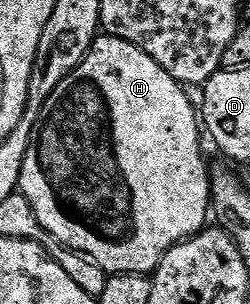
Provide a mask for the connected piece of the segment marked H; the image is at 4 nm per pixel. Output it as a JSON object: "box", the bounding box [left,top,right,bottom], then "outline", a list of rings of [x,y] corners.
{"box":[18,33,211,276],"outline":[[[106,33],[100,34],[93,41],[91,52],[81,61],[81,65],[45,101],[39,123],[35,127],[35,134],[31,136],[31,144],[25,153],[25,165],[21,169],[18,190],[33,205],[33,213],[37,213],[37,221],[57,237],[57,241],[64,243],[69,249],[80,251],[88,259],[99,263],[111,275],[145,275],[150,276],[159,268],[165,253],[178,243],[184,243],[208,226],[211,210],[211,172],[209,163],[203,160],[203,147],[199,144],[201,135],[201,119],[197,114],[197,107],[191,104],[184,88],[149,53],[137,49],[124,39],[118,39]]]}

